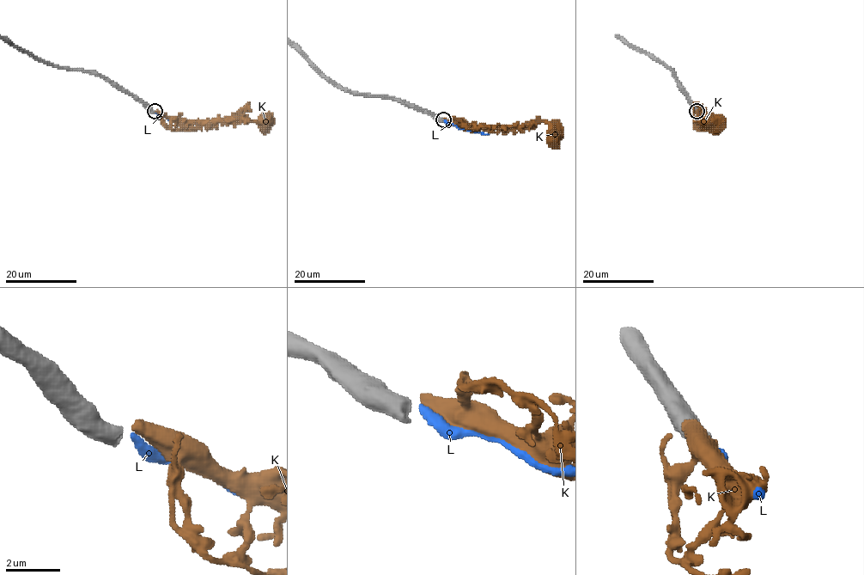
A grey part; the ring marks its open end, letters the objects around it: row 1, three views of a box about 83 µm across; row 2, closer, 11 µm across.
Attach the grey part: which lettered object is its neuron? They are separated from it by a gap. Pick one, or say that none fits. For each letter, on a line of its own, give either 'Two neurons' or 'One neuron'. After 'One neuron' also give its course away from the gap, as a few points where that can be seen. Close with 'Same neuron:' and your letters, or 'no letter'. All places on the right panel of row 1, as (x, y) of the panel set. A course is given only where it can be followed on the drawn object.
K: One neuron. Its course: (696, 112), (702, 117), (703, 121), (702, 119), (699, 120), (702, 123), (713, 123)
L: Two neurons
Same neuron: K

